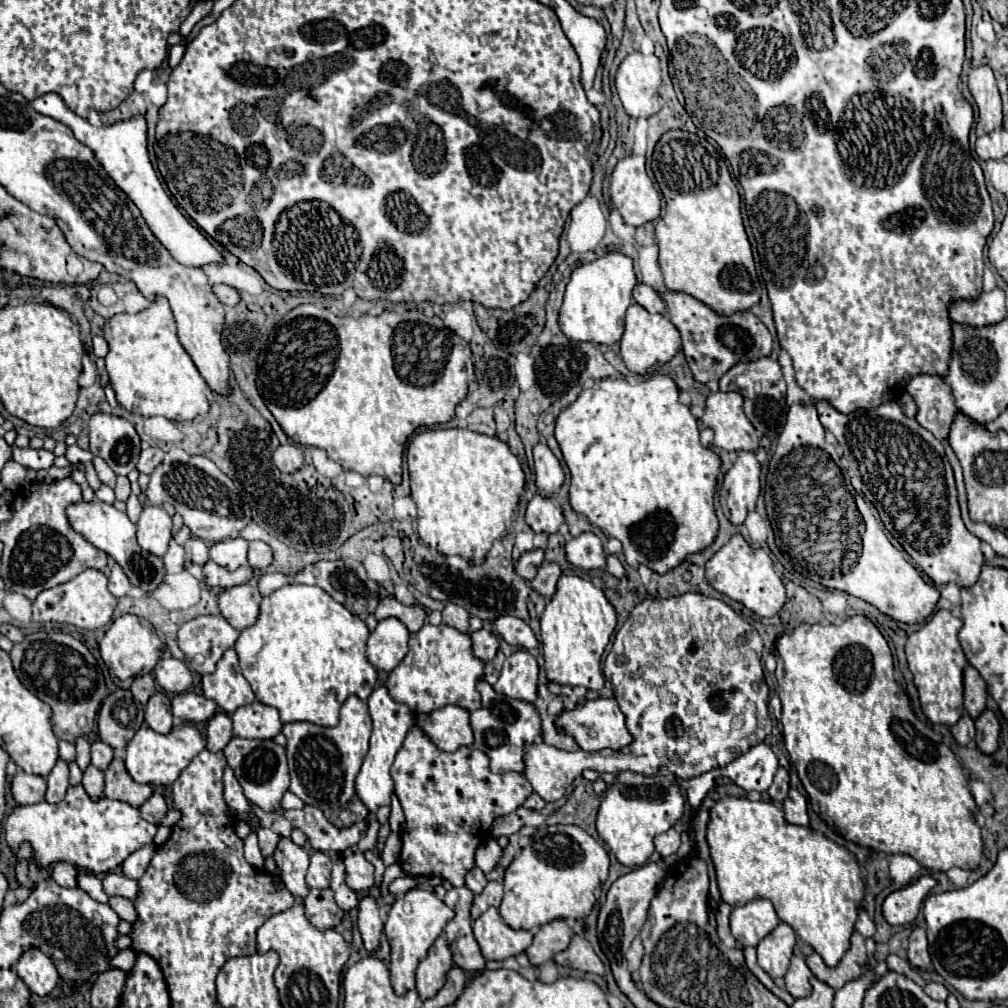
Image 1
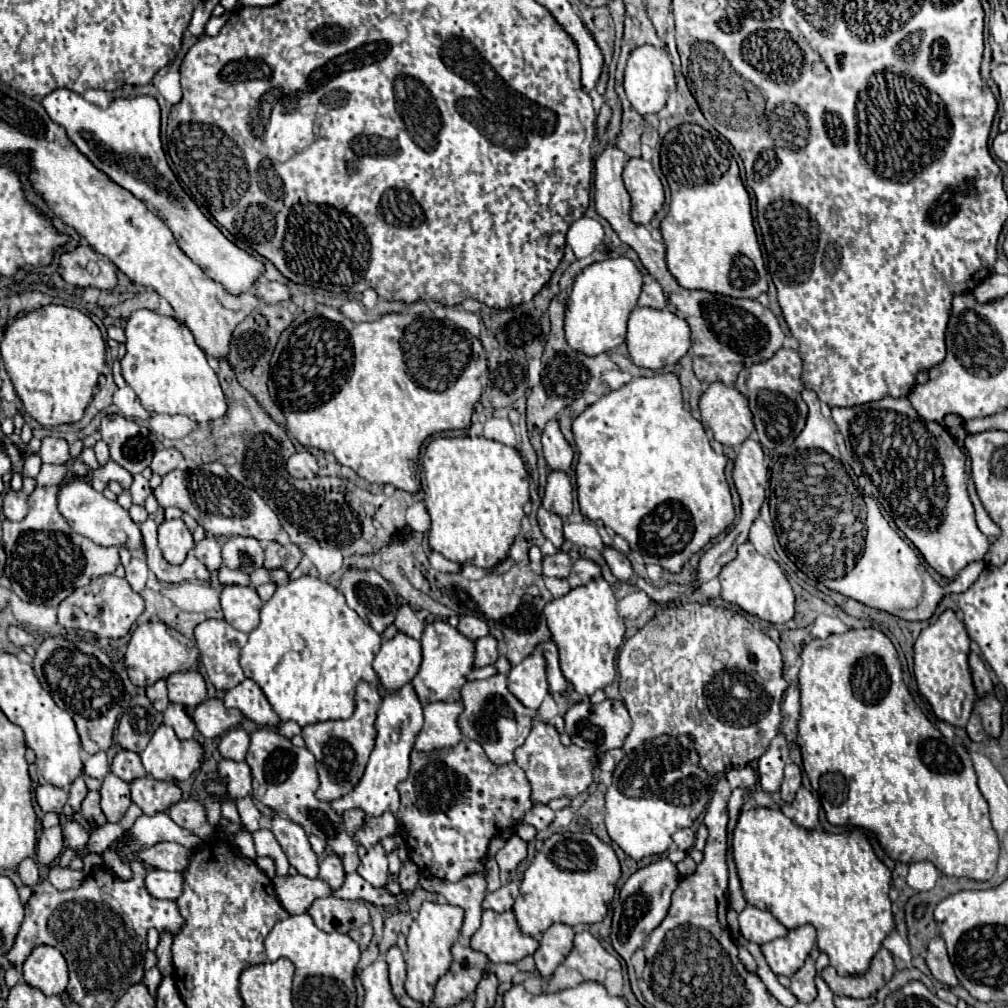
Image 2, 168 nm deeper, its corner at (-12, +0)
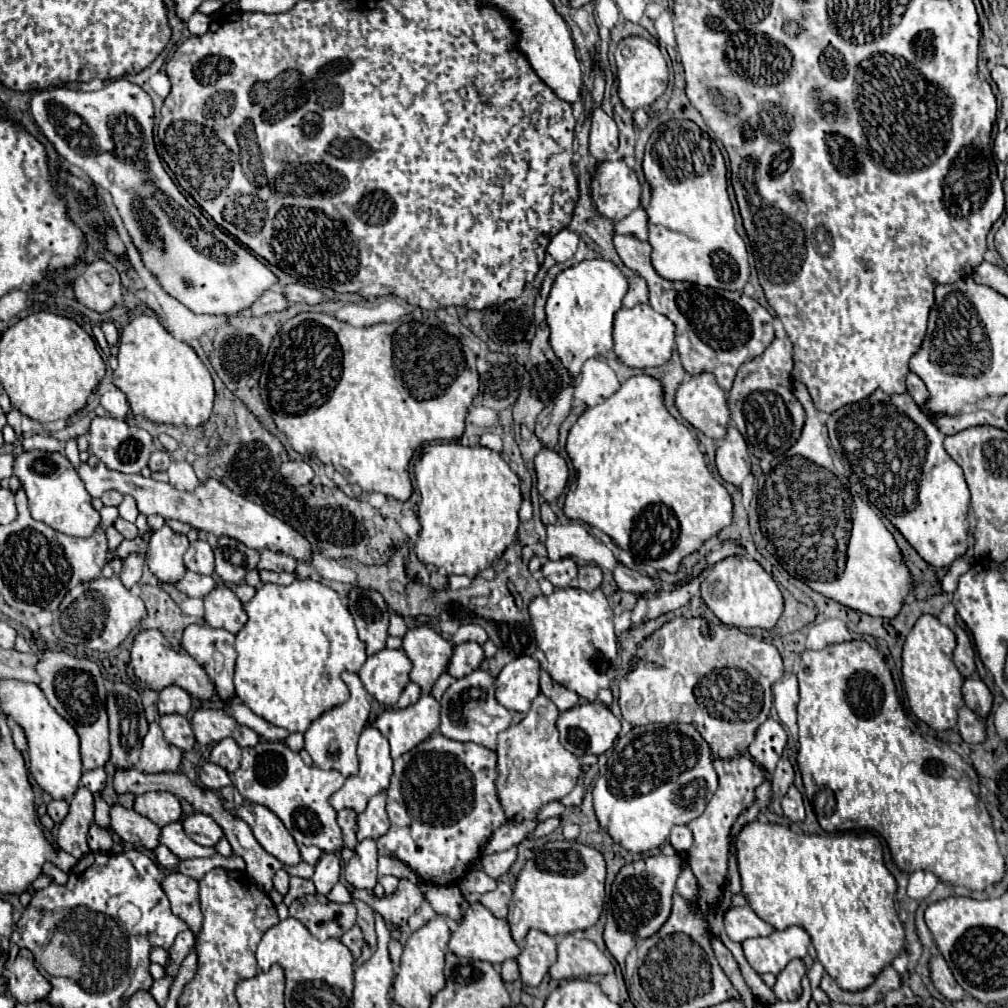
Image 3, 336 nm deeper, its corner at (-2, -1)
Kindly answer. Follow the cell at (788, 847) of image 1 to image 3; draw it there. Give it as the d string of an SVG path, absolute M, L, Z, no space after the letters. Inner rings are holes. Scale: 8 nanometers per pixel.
M752 821L746 823L736 837L736 861L742 893L754 913L780 931L792 925L806 929L818 961L842 989L858 991L868 987L898 955L898 949L904 949L904 927L894 909L896 881L884 867L880 841L872 833L806 835L794 833L790 827L778 823Z

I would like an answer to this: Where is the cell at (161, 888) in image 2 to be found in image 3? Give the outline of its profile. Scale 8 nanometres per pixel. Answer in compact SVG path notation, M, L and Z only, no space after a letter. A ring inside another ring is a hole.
M174 871L162 879L162 889L166 889L166 895L172 903L172 913L182 917L192 929L192 933L198 933L202 925L202 913L198 903L198 881Z

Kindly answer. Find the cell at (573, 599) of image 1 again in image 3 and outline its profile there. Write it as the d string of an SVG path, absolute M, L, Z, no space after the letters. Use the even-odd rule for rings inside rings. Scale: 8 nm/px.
M574 587L554 589L552 595L536 597L530 607L536 645L548 661L550 677L586 701L596 701L602 687L608 687L620 667L618 641L612 625L612 607L602 589L582 591Z

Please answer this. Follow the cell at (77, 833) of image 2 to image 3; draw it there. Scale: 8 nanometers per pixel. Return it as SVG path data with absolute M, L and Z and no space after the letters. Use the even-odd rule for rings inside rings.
M80 785L74 797L68 799L70 813L64 817L58 829L58 845L62 851L74 855L76 859L84 857L90 849L86 843L88 827L94 819L94 805L92 805L92 793Z

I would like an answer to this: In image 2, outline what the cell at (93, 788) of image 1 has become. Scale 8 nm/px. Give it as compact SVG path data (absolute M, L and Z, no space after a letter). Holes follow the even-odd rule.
M108 774L102 782L100 790L100 806L108 818L108 822L120 822L128 810L130 802L130 784L124 784L114 774Z

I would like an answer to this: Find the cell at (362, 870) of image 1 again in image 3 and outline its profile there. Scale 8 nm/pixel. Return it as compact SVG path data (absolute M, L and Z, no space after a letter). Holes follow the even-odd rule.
M364 839L344 867L344 877L354 889L374 889L378 875L378 851L374 839Z

